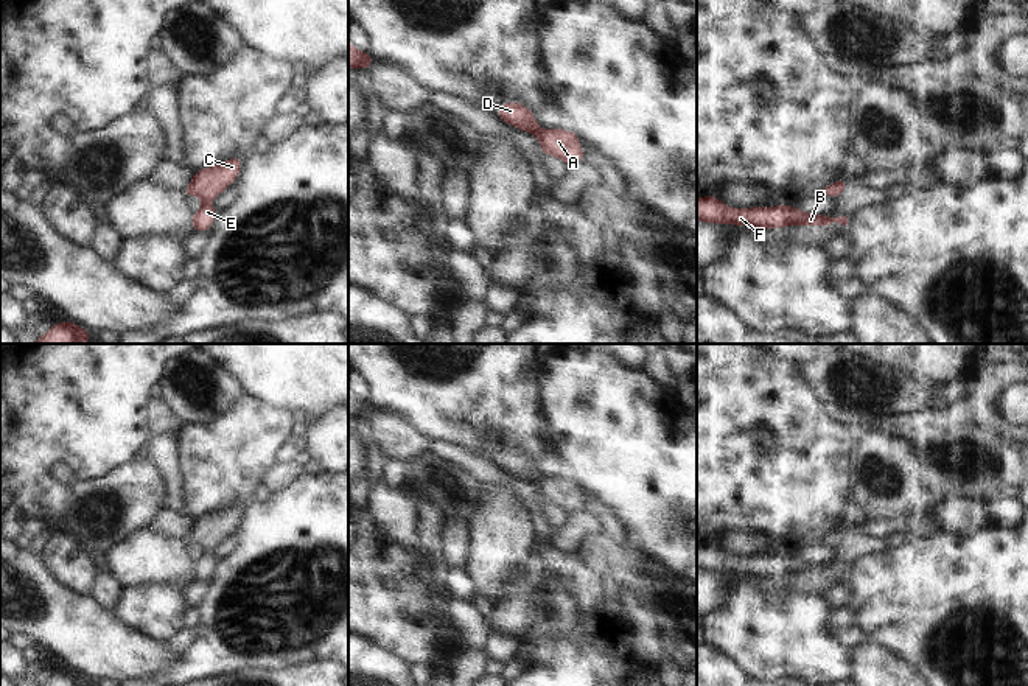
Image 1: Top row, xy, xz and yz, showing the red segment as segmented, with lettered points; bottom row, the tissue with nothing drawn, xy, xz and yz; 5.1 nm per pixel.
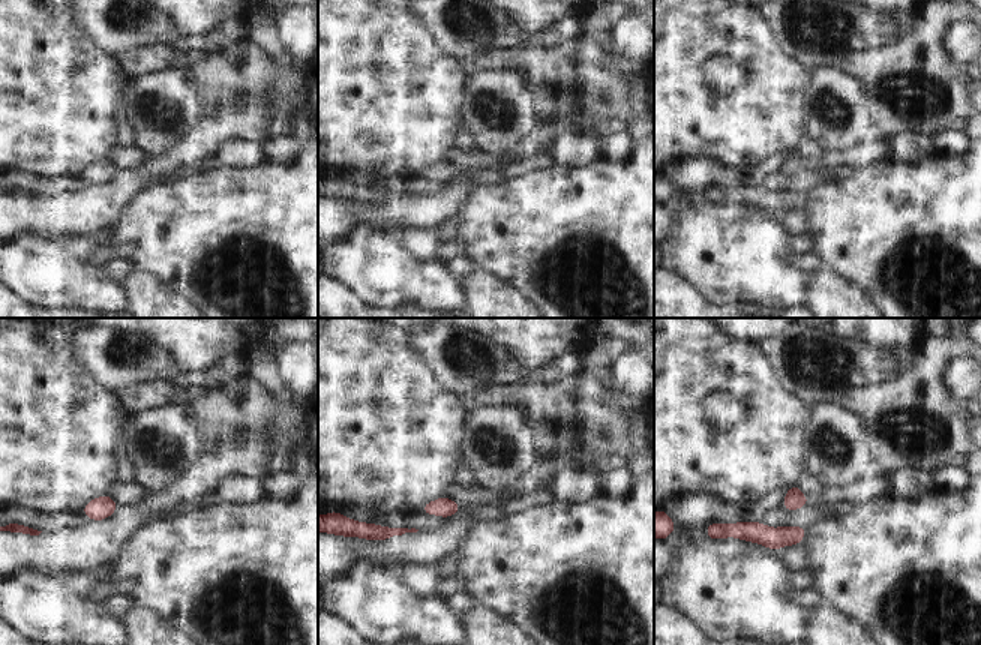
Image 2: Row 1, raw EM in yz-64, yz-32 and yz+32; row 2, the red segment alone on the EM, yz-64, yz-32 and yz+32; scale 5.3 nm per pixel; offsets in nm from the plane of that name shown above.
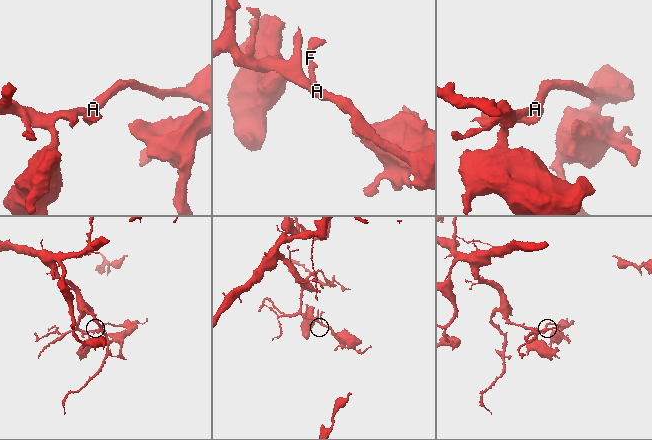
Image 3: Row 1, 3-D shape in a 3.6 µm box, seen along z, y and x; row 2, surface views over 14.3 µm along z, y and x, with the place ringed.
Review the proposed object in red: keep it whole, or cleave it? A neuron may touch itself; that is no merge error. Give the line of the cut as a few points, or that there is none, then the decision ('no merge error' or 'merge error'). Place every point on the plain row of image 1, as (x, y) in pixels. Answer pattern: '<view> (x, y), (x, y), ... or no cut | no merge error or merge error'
no cut | no merge error

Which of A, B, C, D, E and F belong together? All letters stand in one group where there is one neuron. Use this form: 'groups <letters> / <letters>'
groups A B C D E F

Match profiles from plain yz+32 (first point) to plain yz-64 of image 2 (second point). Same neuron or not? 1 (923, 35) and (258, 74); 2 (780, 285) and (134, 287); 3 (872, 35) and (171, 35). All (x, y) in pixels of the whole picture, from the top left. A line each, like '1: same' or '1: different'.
1: same
2: different
3: same

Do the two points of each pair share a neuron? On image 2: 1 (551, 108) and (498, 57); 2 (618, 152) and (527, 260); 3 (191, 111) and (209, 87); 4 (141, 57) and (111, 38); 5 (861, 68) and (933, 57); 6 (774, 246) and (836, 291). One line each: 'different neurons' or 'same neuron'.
1: same neuron
2: different neurons
3: different neurons
4: different neurons
5: same neuron
6: different neurons

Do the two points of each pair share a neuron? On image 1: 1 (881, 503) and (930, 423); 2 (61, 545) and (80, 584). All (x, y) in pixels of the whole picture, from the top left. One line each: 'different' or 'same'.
1: different
2: same

